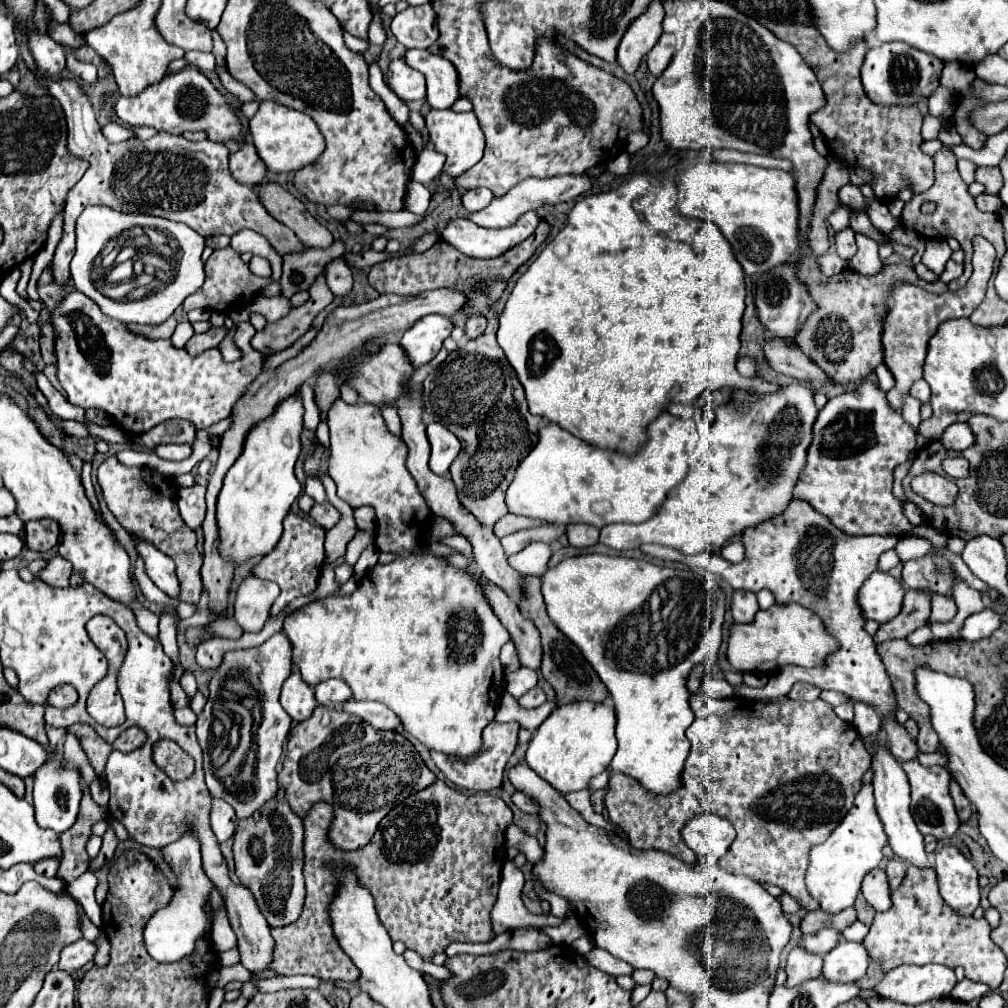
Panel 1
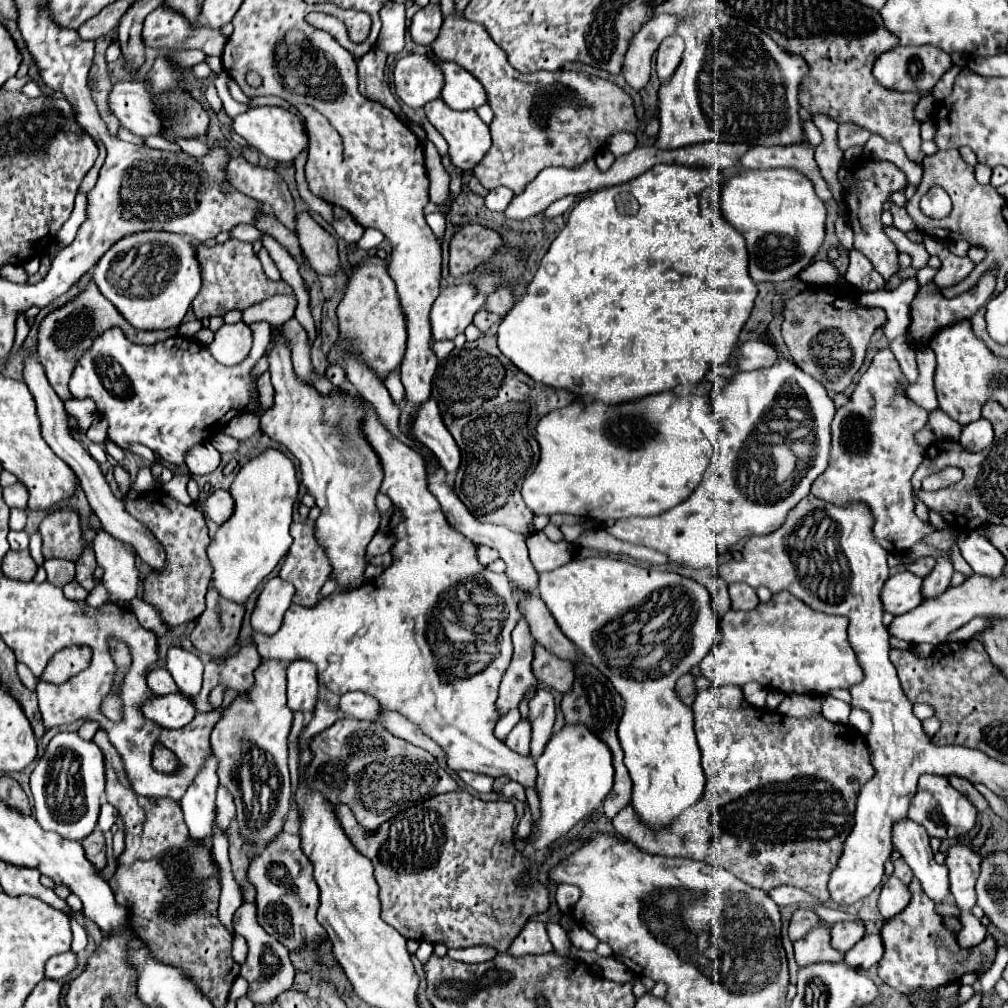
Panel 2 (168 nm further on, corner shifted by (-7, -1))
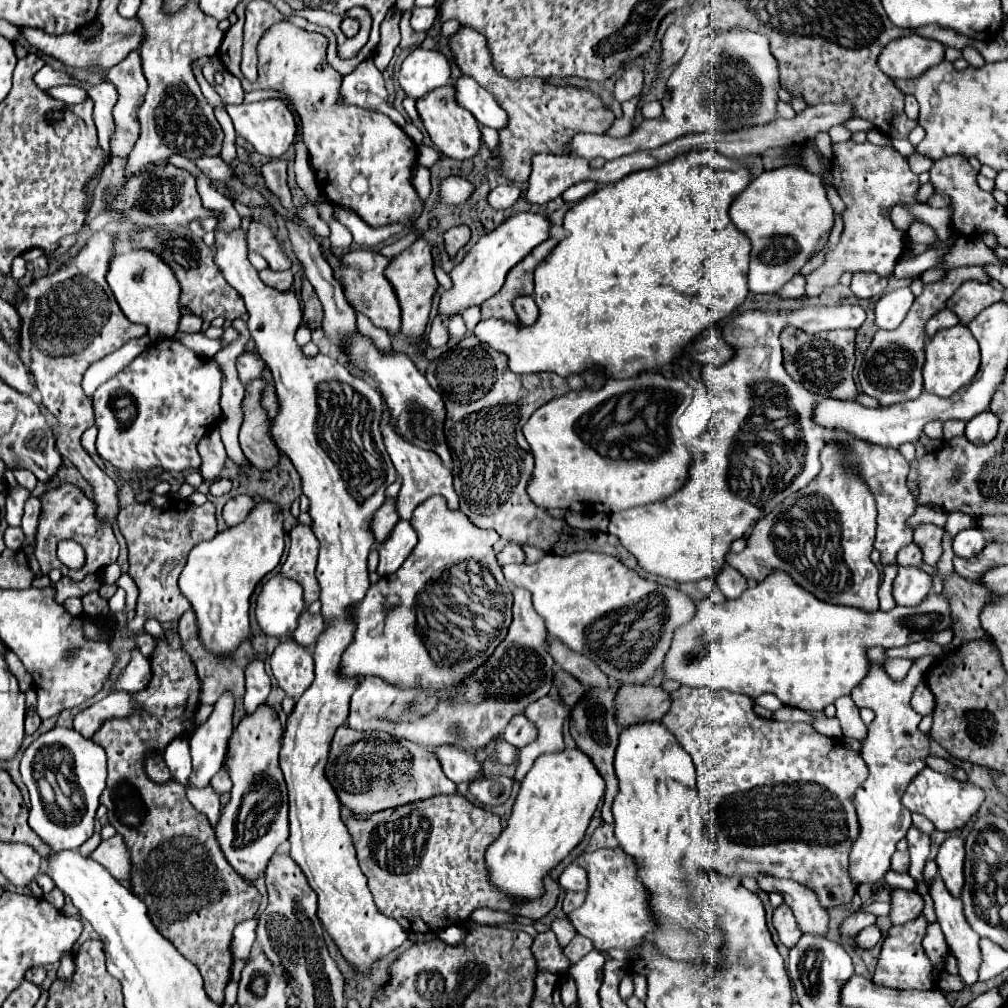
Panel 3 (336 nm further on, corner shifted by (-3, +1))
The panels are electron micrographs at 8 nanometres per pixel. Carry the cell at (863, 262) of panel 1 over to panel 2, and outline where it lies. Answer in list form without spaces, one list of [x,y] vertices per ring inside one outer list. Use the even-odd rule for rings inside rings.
[[[864,163],[856,167],[856,177],[858,177],[856,189],[850,195],[846,195],[848,197],[848,221],[854,231],[854,247],[860,249],[870,259],[874,269],[888,281],[898,271],[898,251],[884,233],[880,213],[882,213],[882,203],[888,199],[888,195],[906,187],[906,177],[892,163]]]

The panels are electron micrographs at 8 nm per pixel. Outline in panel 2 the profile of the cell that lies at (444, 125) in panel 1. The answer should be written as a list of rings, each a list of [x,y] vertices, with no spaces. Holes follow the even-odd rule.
[[[442,99],[430,101],[424,107],[424,111],[426,111],[428,121],[436,127],[436,131],[448,141],[448,147],[450,147],[448,155],[450,155],[452,163],[462,171],[472,171],[490,149],[490,143],[492,143],[490,127],[478,117],[476,111],[454,111],[450,107],[446,107],[446,103]]]

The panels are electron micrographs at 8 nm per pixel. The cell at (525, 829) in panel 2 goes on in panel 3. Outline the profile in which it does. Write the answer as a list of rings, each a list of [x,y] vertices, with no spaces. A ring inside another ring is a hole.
[[[544,697],[526,707],[524,715],[538,727],[540,735],[536,743],[520,749],[520,765],[516,769],[516,779],[521,783],[528,769],[534,765],[538,755],[558,753],[564,749],[564,721],[570,717],[570,707],[552,697]]]

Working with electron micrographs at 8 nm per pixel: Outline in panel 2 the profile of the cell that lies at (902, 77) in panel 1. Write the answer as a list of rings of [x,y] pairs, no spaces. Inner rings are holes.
[[[896,45],[894,49],[882,53],[878,61],[874,63],[874,77],[878,83],[882,83],[886,89],[894,89],[900,93],[920,93],[928,95],[932,93],[934,85],[940,81],[940,77],[952,67],[950,55],[942,53],[934,47],[902,47]]]

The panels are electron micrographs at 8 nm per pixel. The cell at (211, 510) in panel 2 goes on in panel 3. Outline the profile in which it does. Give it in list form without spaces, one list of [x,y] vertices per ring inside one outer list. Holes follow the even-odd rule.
[[[238,495],[234,499],[230,499],[222,511],[222,517],[226,521],[228,527],[242,523],[242,519],[246,519],[246,515],[250,515],[250,511],[254,509],[254,501],[248,495]]]

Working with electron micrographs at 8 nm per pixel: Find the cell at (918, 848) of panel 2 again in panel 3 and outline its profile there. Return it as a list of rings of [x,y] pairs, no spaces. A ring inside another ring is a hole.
[[[936,877],[930,883],[930,895],[934,899],[934,911],[944,931],[946,945],[958,961],[958,973],[966,985],[974,985],[978,981],[978,967],[980,967],[980,947],[978,947],[980,937],[968,925],[962,913],[960,899],[952,897],[946,891],[940,877]]]

